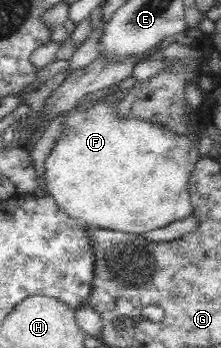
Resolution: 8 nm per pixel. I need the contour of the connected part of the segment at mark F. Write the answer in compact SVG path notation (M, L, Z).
M100 100L91 101L89 105L83 105L80 108L74 108L70 113L66 113L65 122L63 123L63 132L58 136L55 146L50 152L50 156L46 158L45 169L45 191L56 204L64 211L70 218L79 219L85 227L103 228L104 230L114 230L116 232L125 232L126 234L143 234L156 230L157 228L164 228L176 220L184 220L186 216L193 212L192 200L190 197L190 187L188 187L188 180L190 174L194 170L194 165L202 158L199 154L199 144L193 143L186 134L178 136L166 131L162 124L152 124L138 119L120 119L118 114L114 113L115 103L106 103Z

